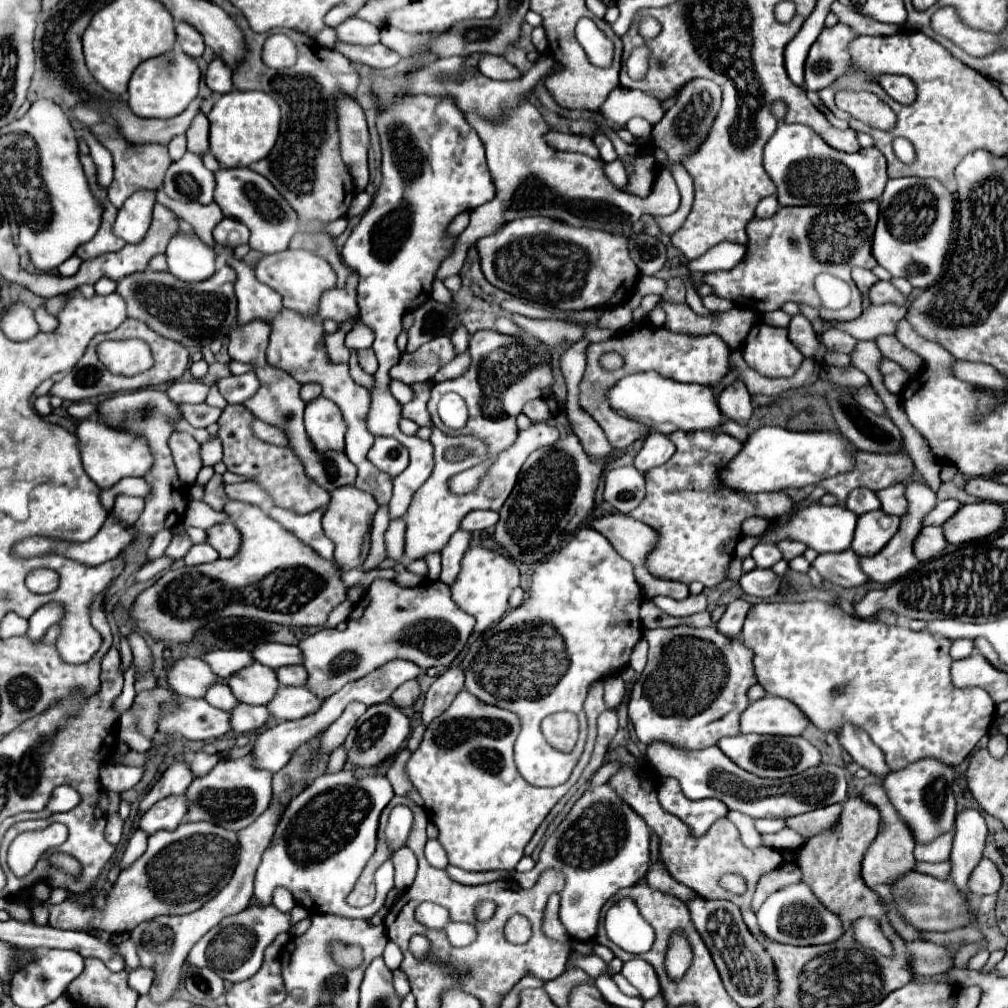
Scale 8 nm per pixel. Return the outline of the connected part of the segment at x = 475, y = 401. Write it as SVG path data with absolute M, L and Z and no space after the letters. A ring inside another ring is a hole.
M479 330L471 336L469 342L469 354L471 354L471 368L457 380L447 380L439 382L431 388L431 398L427 402L427 410L431 414L434 426L443 430L449 436L477 436L481 438L488 448L488 458L470 469L458 473L449 480L449 488L455 494L465 494L474 490L481 476L487 471L487 468L495 462L495 454L505 450L515 438L517 438L517 424L515 416L521 412L521 408L533 400L533 398L547 398L551 396L551 368L549 368L549 348L535 340L533 336L525 334L511 338L497 334L493 330ZM447 392L457 392L469 408L469 420L465 428L461 430L451 430L447 428L437 413L439 398Z

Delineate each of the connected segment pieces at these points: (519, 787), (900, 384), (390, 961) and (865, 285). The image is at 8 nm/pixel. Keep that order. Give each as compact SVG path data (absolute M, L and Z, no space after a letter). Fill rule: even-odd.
M599 680L589 688L585 698L589 736L571 778L557 788L535 788L523 780L513 762L513 744L521 730L519 718L463 690L453 704L427 726L421 746L411 754L405 766L409 780L425 802L429 820L439 828L437 840L445 848L449 864L467 872L515 870L539 824L587 766L595 742L595 720L603 710L603 682Z
M881 358L879 370L881 370L881 374L883 374L883 384L885 384L885 388L887 388L889 392L893 392L893 394L901 394L901 390L905 388L905 384L907 384L907 380L909 380L907 372L905 372L897 362L887 360L887 358Z
M395 942L387 944L387 948L383 952L383 960L385 960L385 964L387 964L389 970L397 970L399 968L399 964L403 960L403 954L401 954L401 950L399 950L399 946Z
M853 268L851 278L857 284L857 288L861 290L861 294L867 294L867 290L873 286L873 282L877 282L877 276L873 276L873 272L865 270L865 268Z

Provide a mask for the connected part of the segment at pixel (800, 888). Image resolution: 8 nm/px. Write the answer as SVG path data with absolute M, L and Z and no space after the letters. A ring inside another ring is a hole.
M797 882L793 886L787 886L783 890L777 890L771 894L761 910L757 912L757 920L761 926L761 932L781 944L791 944L791 946L809 946L809 944L825 944L833 942L841 936L841 920L825 910L819 900L813 896L809 886L805 882Z

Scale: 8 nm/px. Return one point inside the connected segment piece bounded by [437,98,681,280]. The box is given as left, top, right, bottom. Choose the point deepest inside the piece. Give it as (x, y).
(574, 187)

